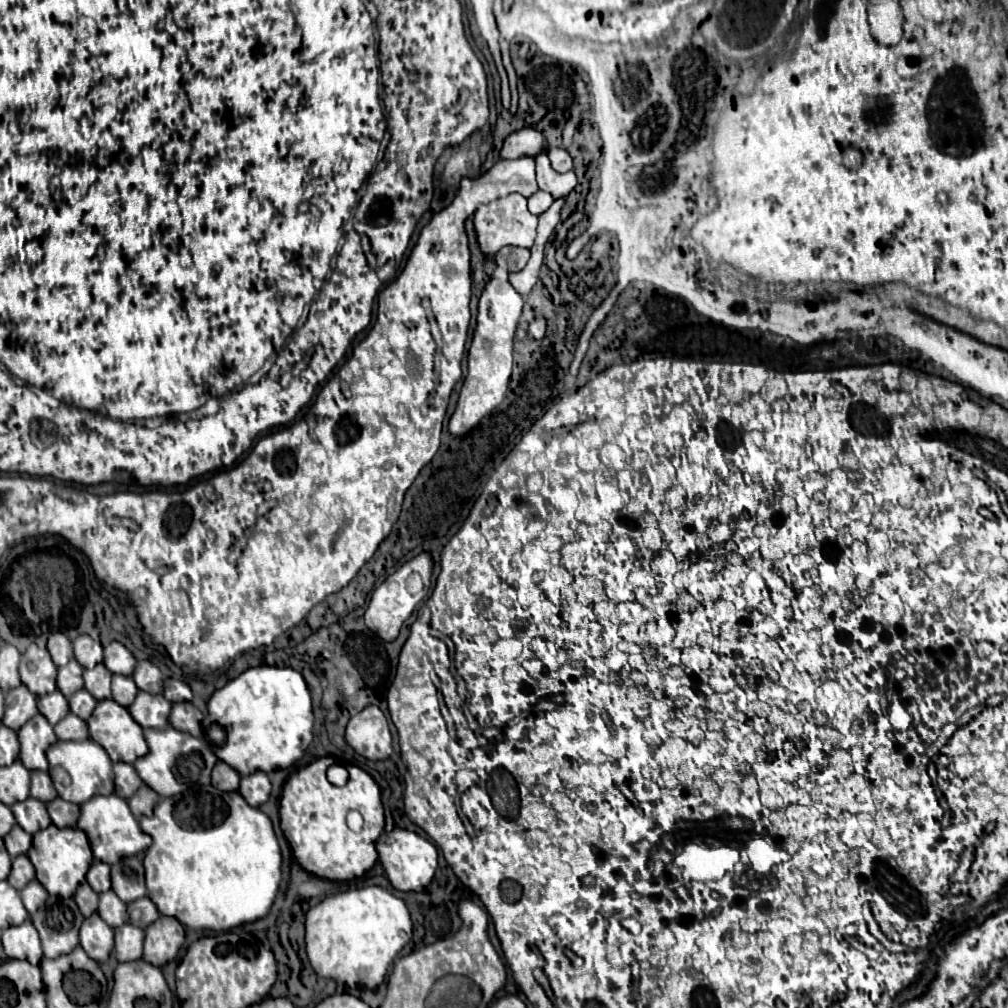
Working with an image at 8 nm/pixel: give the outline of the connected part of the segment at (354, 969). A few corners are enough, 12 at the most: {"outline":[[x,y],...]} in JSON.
{"outline":[[369,885],[307,912],[321,978],[377,988],[411,940],[403,900]]}

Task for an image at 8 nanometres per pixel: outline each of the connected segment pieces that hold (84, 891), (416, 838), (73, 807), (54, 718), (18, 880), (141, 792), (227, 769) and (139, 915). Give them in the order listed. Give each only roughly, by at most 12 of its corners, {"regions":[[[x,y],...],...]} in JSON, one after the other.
{"regions":[[[87,882],[75,892],[75,902],[85,918],[97,912],[97,894]],[[403,828],[383,832],[377,854],[391,886],[419,892],[437,848]],[[55,798],[47,804],[55,826],[75,828],[79,806]],[[59,690],[37,698],[39,712],[55,726],[69,714]],[[17,856],[11,864],[11,882],[23,890],[35,880],[35,868],[27,856]],[[147,784],[133,794],[135,818],[151,814],[159,796]],[[217,762],[211,784],[219,790],[237,790],[239,774],[225,762]],[[149,898],[127,906],[129,922],[147,928],[161,914]]]}

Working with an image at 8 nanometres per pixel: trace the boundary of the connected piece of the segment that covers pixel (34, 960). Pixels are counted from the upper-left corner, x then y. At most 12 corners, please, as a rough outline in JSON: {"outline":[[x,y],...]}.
{"outline":[[31,920],[3,932],[9,958],[39,964],[39,934]]}

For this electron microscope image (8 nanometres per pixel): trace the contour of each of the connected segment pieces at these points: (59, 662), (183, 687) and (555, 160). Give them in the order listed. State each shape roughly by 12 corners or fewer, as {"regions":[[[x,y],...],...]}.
{"regions":[[[51,634],[47,650],[55,666],[73,658],[71,640],[65,634]],[[169,678],[163,696],[171,704],[189,702],[191,688],[185,682]],[[549,148],[548,156],[556,172],[573,169],[566,150]]]}

